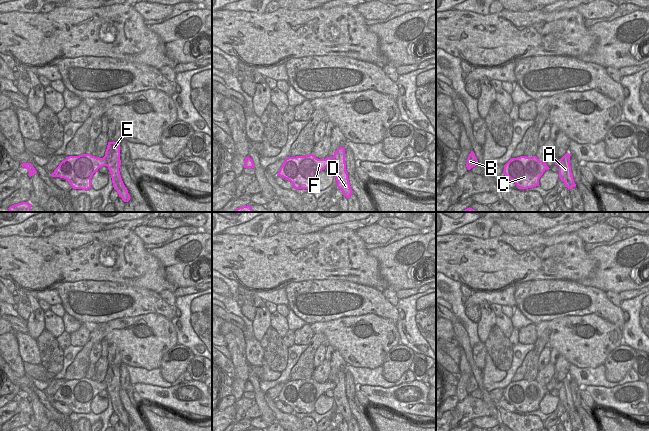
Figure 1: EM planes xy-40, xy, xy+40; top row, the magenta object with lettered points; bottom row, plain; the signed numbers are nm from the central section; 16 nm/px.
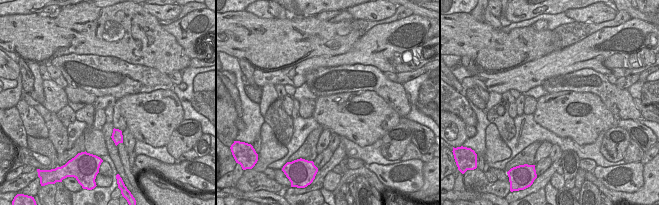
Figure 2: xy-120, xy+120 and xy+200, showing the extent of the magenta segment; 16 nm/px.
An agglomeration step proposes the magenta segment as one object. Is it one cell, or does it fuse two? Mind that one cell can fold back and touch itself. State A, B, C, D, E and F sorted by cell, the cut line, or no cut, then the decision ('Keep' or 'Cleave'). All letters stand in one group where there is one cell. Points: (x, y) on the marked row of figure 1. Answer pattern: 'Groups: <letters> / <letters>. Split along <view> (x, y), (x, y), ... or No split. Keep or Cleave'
Groups: A D E / B C F. Split along xy (327, 157), (332, 157), (335, 160), (333, 166). Cleave

